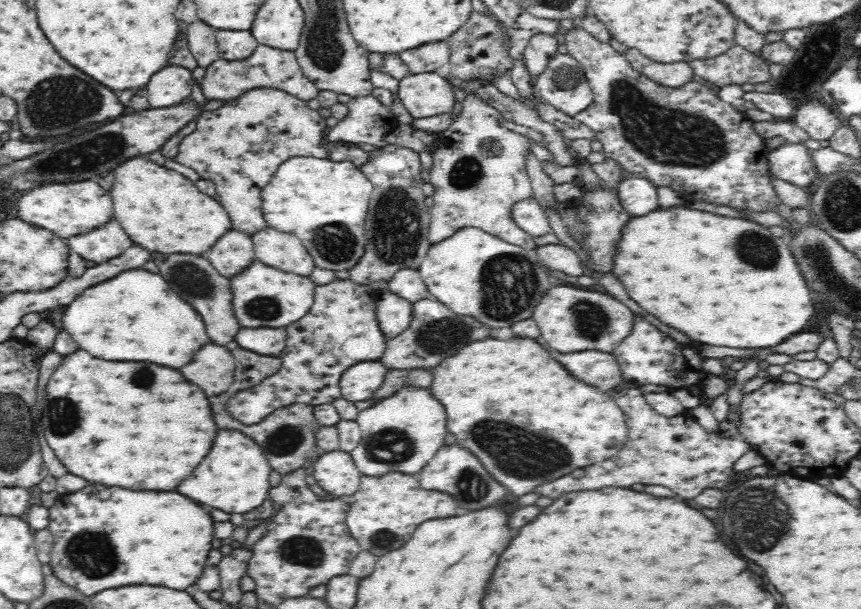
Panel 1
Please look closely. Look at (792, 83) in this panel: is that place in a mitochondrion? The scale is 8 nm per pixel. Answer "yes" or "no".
yes

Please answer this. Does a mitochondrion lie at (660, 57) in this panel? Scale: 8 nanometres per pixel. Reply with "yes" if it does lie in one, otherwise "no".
no

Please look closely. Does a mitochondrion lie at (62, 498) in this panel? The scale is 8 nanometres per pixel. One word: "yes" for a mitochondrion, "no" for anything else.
no

